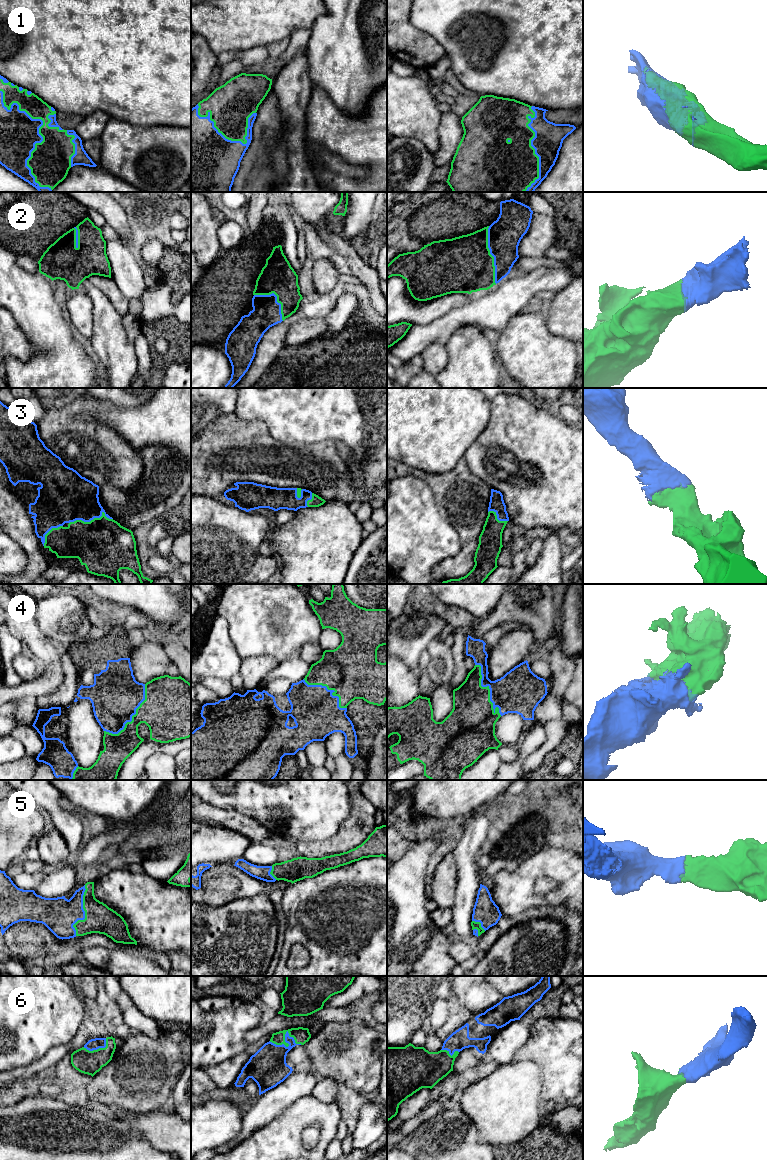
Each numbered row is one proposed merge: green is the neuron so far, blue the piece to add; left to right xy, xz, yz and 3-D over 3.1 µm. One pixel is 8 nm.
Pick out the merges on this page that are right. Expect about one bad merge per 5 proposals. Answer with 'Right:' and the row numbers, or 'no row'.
Right: 1, 2, 3, 4, 5, 6

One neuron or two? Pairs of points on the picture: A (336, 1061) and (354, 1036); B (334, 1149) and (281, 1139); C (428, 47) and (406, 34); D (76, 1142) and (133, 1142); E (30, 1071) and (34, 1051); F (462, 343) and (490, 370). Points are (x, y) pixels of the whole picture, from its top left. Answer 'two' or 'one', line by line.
A: one
B: two
C: one
D: one
E: two
F: one

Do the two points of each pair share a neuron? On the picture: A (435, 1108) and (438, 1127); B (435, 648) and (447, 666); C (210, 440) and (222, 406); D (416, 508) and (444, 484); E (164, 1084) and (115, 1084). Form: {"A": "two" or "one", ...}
{"A": "two", "B": "one", "C": "two", "D": "two", "E": "one"}

